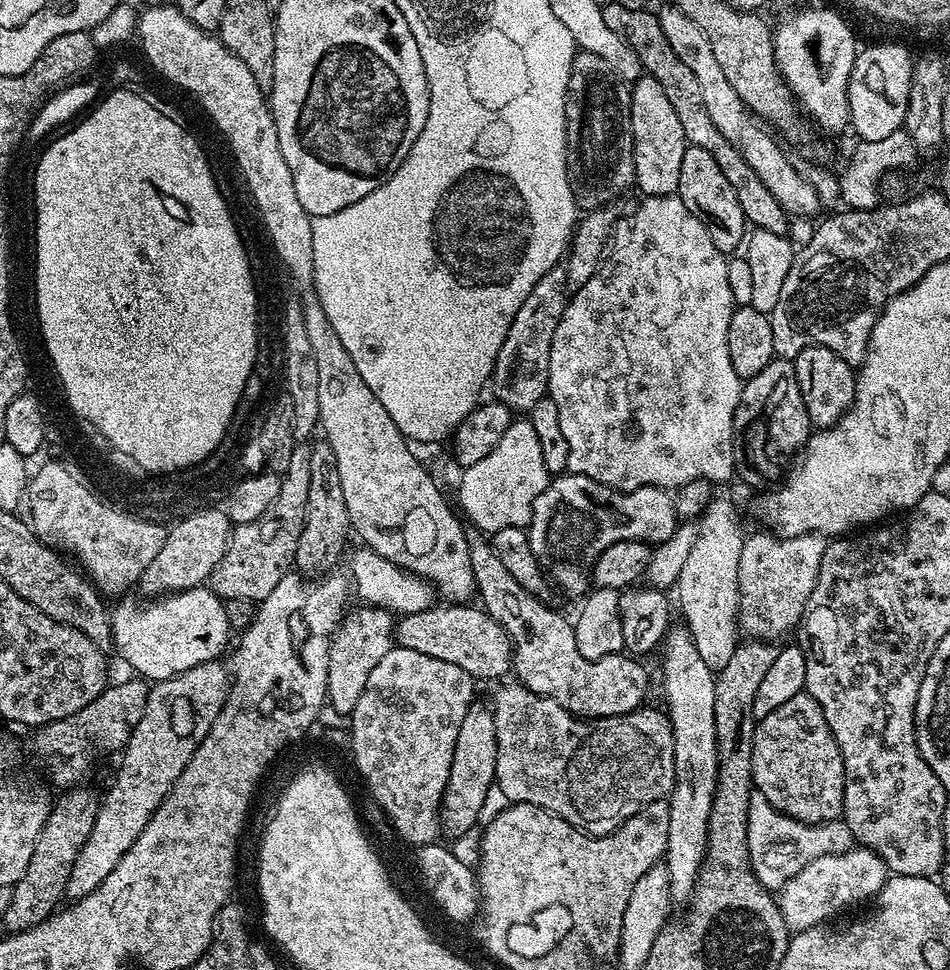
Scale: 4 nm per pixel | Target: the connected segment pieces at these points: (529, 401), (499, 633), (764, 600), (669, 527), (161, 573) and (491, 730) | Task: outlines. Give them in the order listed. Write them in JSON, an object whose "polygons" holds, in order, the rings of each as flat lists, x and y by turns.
{"polygons":[[[557,266,546,270,546,274,534,282,534,290,526,294,522,306,518,306,518,314,514,314,510,330,506,330,506,342,502,342,502,350,498,350,496,365,492,368,490,392,492,388,496,395,493,397,511,408,513,413,531,413,534,402,548,395,550,346,554,342,554,330,558,330,558,322,569,299,567,267]],[[444,602,439,606,418,610,409,616,401,615,395,621,395,643,406,650,418,650,418,654,430,654,430,658,442,658,442,662,454,662,454,666,462,666,462,670,466,670,466,674,470,674,477,681,496,680,513,671,512,639,501,624,490,618,490,614,483,607,472,608,468,604,451,602]],[[771,531,756,532,753,536,749,535,742,546,742,554,738,565,738,590,740,591,740,611,739,611,739,631,745,637,753,640,767,640,769,642,779,641,779,636,784,636,788,631,795,629,799,625,801,618,806,610,806,602,810,602,810,594,818,582,818,568,822,566,822,554,826,543,825,537,818,532,807,532,801,536,777,536]],[[568,472,553,477,546,490,534,500,526,531,528,549,550,571,551,579,555,583,557,580,570,595,580,598,589,591,592,567,602,550,619,540,662,544,676,533,677,527,676,502,669,489,639,488,629,493,619,492,584,475]],[[219,507,204,508,201,514,181,516,169,527,168,537,162,550,158,550,154,562,146,566,140,575,138,588,148,595,148,598,163,598,170,592,185,592,187,588,199,588,208,579,208,575,222,562,222,554,228,545,228,537,234,527,228,518,227,511]],[[474,702,462,718,462,730,458,730,458,742,454,742,454,758,450,762,450,777,441,804,441,829,447,836,462,836,476,824,495,785,496,759,498,758,498,734,491,707,487,703]]]}

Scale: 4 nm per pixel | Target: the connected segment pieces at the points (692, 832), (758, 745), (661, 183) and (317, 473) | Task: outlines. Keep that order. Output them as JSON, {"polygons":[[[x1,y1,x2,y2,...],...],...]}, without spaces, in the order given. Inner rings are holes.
{"polygons":[[[676,628,671,629,665,637,662,645,662,653,664,652,664,660,662,662,662,686,664,688,664,698,666,700,666,714,671,722,672,733,674,734,674,758,676,781,672,787,671,796,667,797,668,809,670,810,670,834,668,835,668,850,666,853,666,865,669,870,670,894,673,901,687,902,691,900,693,892,696,890,696,880,700,876,700,868,703,866,705,857,708,854,708,823,710,822,710,814,712,813,712,803,714,802,714,794,716,793,716,783,718,782,717,774,717,730,714,725,714,686,716,685,713,672,708,670,703,660,700,660,700,654,696,650,695,643,687,629]],[[799,692,790,702,778,706,766,718,757,720,754,730,754,754,752,755,752,783,779,812,803,824,825,824,841,819,844,815,844,763,838,750,838,742,822,714,822,706,814,702,807,692]],[[642,74,631,85,632,149,634,150,635,187,644,191,645,197,674,196,678,193,678,178,682,174,682,154,690,147,682,131,682,121,674,106,653,76]],[[317,439,317,444,311,445,310,454,310,495,306,501,306,518,302,526,302,538,298,538,298,550,296,551,295,567,305,577,316,578,321,574,327,574,337,567,340,555,348,544,350,537,350,525,348,522,348,511,346,510,346,498,342,494,342,477,338,474,338,458,334,450,328,445,327,440]]]}

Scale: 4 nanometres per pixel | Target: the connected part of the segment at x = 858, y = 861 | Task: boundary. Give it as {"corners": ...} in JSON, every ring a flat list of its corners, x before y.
{"corners":[[853,846,847,852,830,854,810,862,778,893,778,903,782,918,789,933,804,932,808,928,818,928,832,922,839,912,852,908,855,904,871,901,889,878,889,870,870,849]]}

